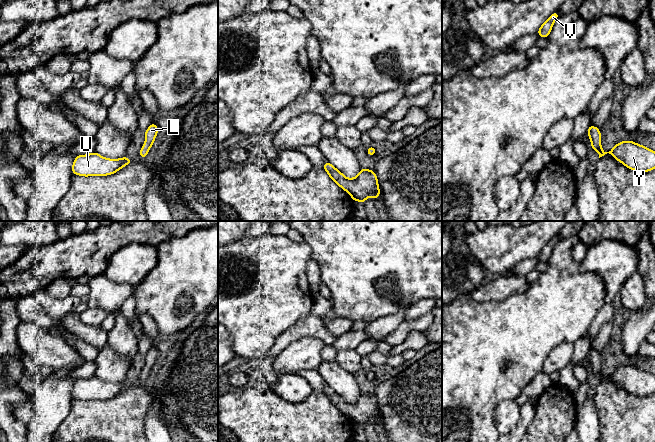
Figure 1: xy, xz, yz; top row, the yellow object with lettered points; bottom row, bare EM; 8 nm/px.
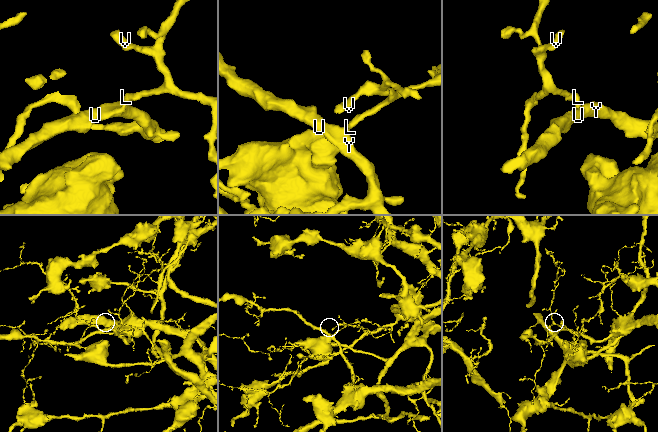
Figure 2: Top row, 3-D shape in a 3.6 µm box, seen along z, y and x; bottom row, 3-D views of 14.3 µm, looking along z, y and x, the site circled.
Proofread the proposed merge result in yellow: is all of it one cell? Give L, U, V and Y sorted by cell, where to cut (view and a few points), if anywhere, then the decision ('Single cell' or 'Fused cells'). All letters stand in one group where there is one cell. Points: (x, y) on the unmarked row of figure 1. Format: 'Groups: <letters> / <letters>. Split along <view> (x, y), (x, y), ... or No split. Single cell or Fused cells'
Groups: L U V Y. No split. Single cell

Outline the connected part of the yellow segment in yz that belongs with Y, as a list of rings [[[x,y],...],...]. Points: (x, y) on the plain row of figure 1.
[[[590,348],[586,358],[589,359],[591,372],[598,377],[599,382],[609,377],[631,394],[644,397],[655,393],[655,375],[650,372],[628,364],[621,365],[609,376],[604,376],[601,370],[600,353]]]

